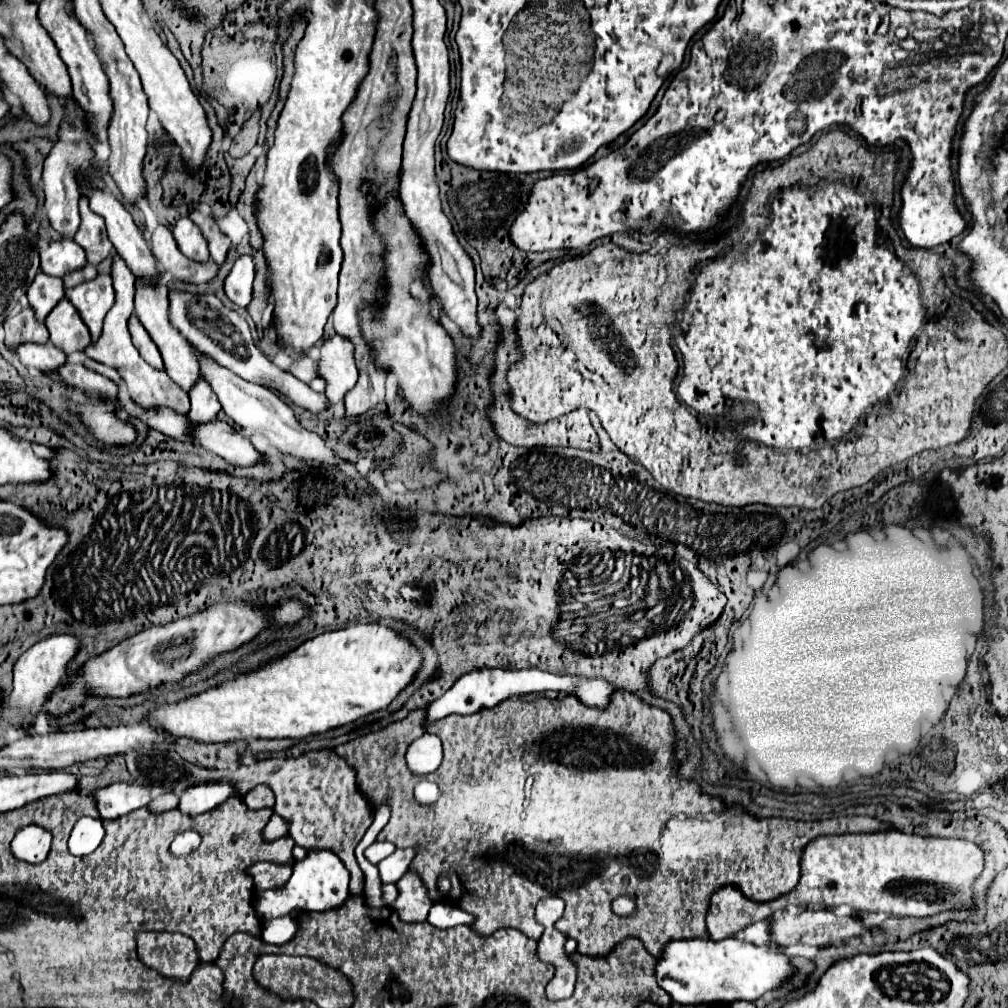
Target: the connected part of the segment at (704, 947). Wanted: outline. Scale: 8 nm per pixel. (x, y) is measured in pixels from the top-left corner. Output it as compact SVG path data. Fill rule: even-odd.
M705 938L671 940L655 962L657 984L677 1004L727 1004L733 1000L757 1000L765 992L781 986L793 972L789 958L765 946L753 946L735 938L719 942Z

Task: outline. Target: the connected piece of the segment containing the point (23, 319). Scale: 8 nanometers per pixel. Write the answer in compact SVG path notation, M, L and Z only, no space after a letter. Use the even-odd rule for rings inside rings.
M31 308L23 310L19 316L5 320L5 344L9 350L15 350L17 346L31 342L31 344L47 344L49 332L45 324L39 324L35 316L31 314Z

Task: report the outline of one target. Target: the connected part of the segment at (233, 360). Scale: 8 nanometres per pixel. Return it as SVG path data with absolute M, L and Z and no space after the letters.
M173 290L169 294L169 320L193 346L209 354L213 360L217 360L219 364L223 364L225 368L229 368L243 380L255 382L255 384L261 384L261 386L267 386L271 390L285 394L293 404L309 410L311 414L321 414L331 406L325 394L311 390L305 382L295 378L291 372L281 370L279 366L271 364L255 346L255 336L247 320L237 310L225 308L217 296L195 296L189 292Z

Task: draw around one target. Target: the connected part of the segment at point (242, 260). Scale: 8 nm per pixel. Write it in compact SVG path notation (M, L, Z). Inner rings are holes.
M239 256L225 278L225 294L229 300L241 308L251 302L253 290L253 260L251 256Z

